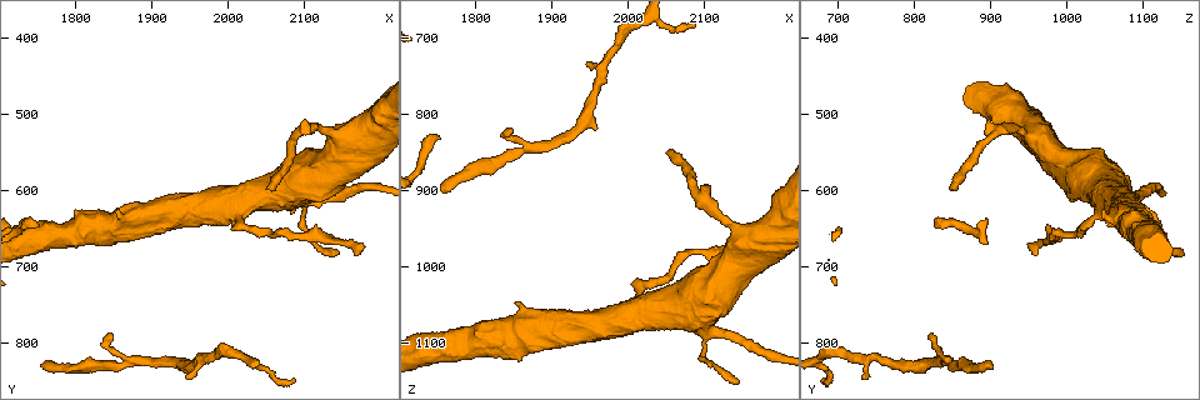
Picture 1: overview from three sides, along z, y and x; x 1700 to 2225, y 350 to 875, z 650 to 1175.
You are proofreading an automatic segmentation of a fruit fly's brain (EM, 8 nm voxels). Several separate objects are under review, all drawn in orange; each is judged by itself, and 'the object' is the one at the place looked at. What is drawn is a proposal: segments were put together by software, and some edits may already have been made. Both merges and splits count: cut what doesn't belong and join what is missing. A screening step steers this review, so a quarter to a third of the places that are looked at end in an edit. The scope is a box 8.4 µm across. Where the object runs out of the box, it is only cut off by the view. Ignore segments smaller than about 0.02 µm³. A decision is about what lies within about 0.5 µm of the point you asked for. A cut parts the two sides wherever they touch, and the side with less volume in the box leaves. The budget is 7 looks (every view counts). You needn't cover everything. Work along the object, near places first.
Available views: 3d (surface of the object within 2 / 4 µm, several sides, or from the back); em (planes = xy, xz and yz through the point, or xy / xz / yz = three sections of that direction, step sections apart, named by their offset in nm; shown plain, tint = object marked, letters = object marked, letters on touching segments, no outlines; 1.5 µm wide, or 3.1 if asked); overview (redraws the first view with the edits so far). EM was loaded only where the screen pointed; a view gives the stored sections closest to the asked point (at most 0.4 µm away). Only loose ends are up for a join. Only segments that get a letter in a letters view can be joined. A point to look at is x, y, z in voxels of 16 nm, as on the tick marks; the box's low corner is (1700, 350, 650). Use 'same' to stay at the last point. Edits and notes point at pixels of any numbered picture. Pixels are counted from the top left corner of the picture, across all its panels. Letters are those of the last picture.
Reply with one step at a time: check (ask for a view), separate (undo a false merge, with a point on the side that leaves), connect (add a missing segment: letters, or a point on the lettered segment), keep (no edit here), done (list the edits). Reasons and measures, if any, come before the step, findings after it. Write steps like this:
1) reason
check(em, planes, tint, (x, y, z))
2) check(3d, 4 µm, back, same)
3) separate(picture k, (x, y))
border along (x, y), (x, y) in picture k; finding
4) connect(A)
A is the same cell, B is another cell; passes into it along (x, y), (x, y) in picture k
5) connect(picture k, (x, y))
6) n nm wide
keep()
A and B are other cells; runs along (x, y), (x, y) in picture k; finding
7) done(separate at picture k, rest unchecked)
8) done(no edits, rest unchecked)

an open end
check(3d, 2 µm, (1755, 830, 895))

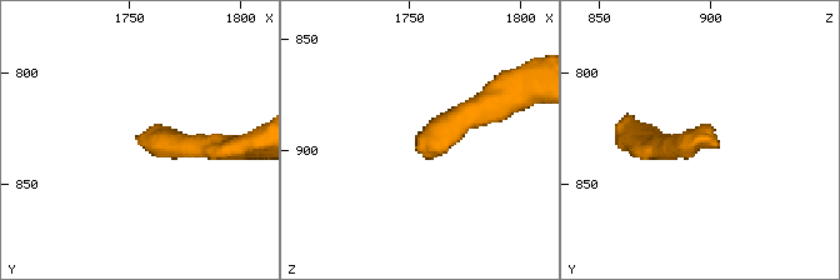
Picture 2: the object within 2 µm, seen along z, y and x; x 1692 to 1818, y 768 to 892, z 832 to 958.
check(em, 3.1 µm, planes, tint, (1751, 830, 897))

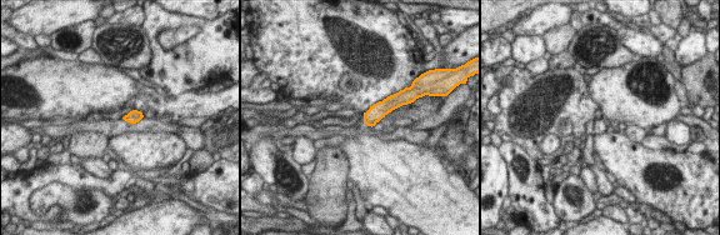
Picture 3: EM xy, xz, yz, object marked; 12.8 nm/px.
check(em, 3.1 µm, planes, letters, same)

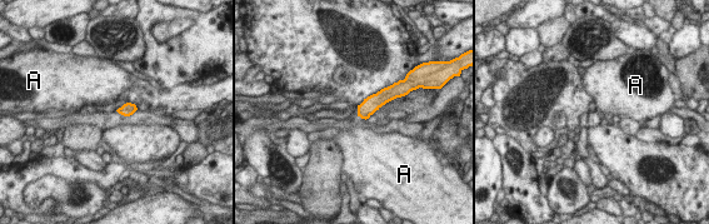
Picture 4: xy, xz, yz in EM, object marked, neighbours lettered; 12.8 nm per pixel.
A touches over 120 nm
connect(A)
A is the same cell; passes into it along (373, 103), (362, 118), (360, 137) in picture 4; it goes on there

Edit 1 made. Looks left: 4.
check(em, planes, letters, (1850, 790, 815))

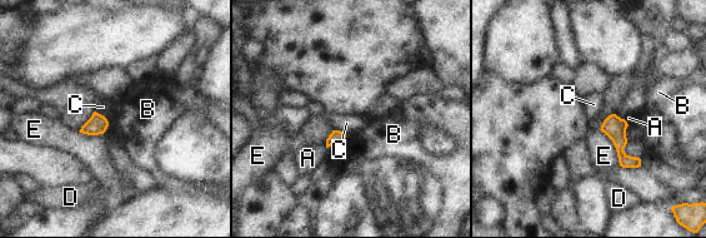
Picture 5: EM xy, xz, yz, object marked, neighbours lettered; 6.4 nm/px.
keep()
A, B, C, D and E are other cells; border along (94, 110), (106, 119) in picture 5; none of them fits

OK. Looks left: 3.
stops while still wide
check(em, xy, step 8, plain, (1855, 625, 1045))

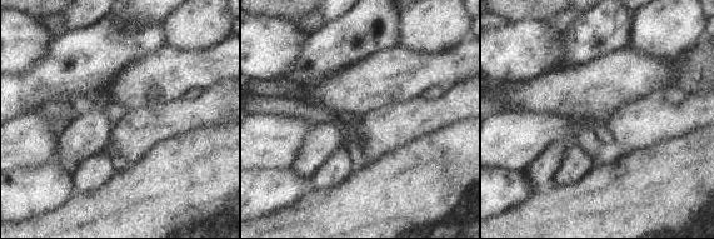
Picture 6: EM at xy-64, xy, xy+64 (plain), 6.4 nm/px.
check(em, xy, step 8, letters, same)

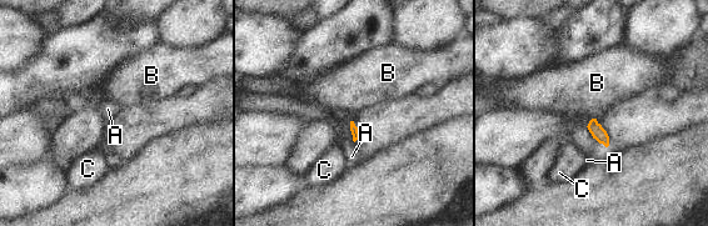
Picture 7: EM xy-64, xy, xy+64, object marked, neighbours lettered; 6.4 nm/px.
keep()
A, B and C are other cells; border along (350, 120), (350, 134), (354, 142) in picture 7; none of them fits

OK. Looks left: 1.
done(connect at picture 4, rest unchecked)

